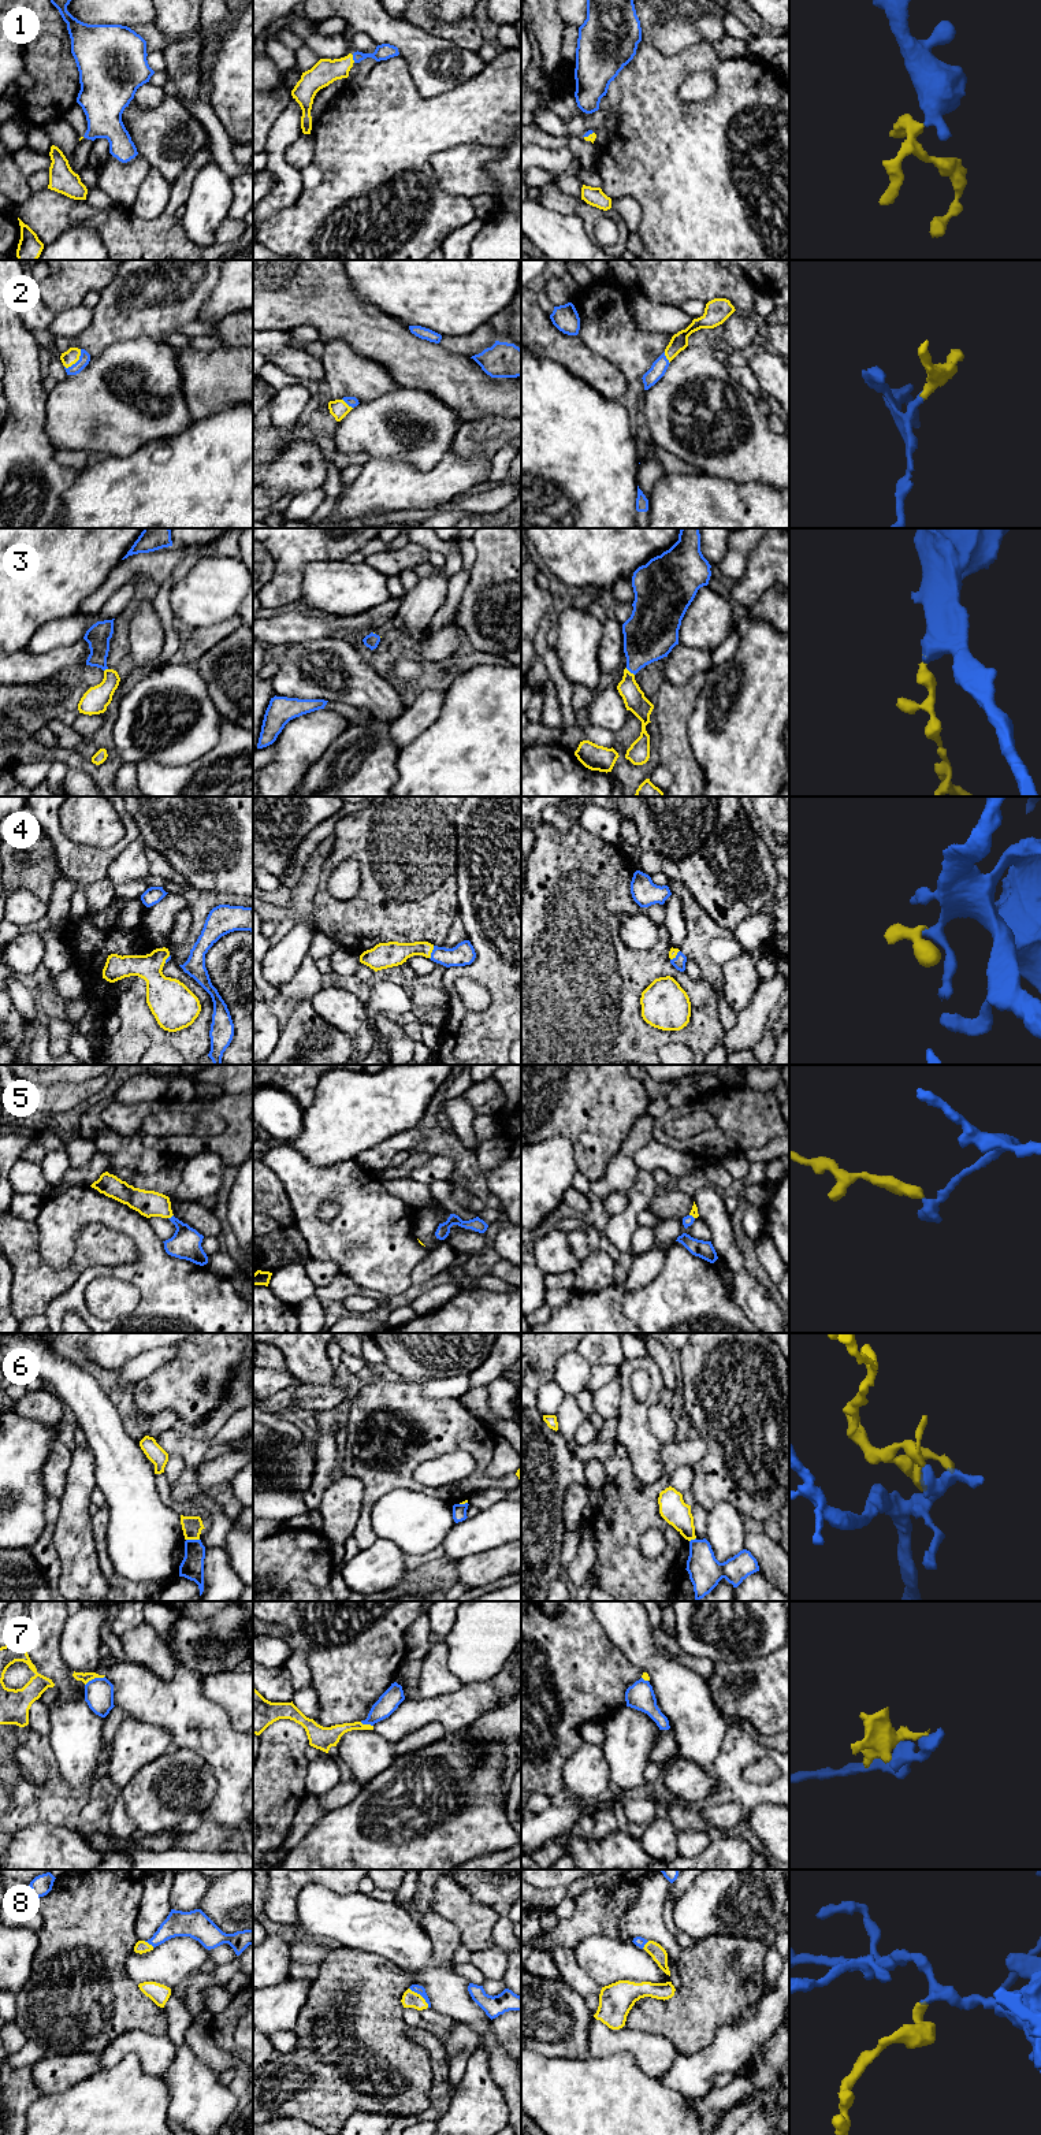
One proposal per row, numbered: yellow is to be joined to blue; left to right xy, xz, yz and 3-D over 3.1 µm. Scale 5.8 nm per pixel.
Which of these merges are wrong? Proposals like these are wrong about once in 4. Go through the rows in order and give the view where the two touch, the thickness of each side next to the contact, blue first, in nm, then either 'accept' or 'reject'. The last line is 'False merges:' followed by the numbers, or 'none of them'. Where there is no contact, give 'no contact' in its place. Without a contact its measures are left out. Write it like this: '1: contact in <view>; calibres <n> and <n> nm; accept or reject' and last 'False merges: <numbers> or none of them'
1: contact in xz; calibres 90 and 150 nm; accept
2: contact in xy; calibres 70 and 90 nm; accept
3: contact in yz; calibres 320 and 130 nm; accept
4: contact in xz; calibres 130 and 150 nm; accept
5: contact in xy; calibres 180 and 160 nm; accept
6: contact in xy; calibres 140 and 120 nm; reject
7: contact in xy; calibres 180 and 60 nm; reject
8: contact in xz; calibres 50 and 100 nm; accept
False merges: 6, 7

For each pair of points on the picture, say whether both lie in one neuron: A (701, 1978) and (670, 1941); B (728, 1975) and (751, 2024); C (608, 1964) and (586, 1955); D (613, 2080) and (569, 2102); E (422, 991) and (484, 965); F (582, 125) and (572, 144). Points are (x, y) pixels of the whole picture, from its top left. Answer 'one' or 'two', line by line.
A: two
B: two
C: one
D: one
E: two
F: two

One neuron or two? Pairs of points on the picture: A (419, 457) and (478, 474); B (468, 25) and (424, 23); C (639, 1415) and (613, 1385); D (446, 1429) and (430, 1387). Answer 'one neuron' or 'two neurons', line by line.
A: two neurons
B: one neuron
C: two neurons
D: two neurons

